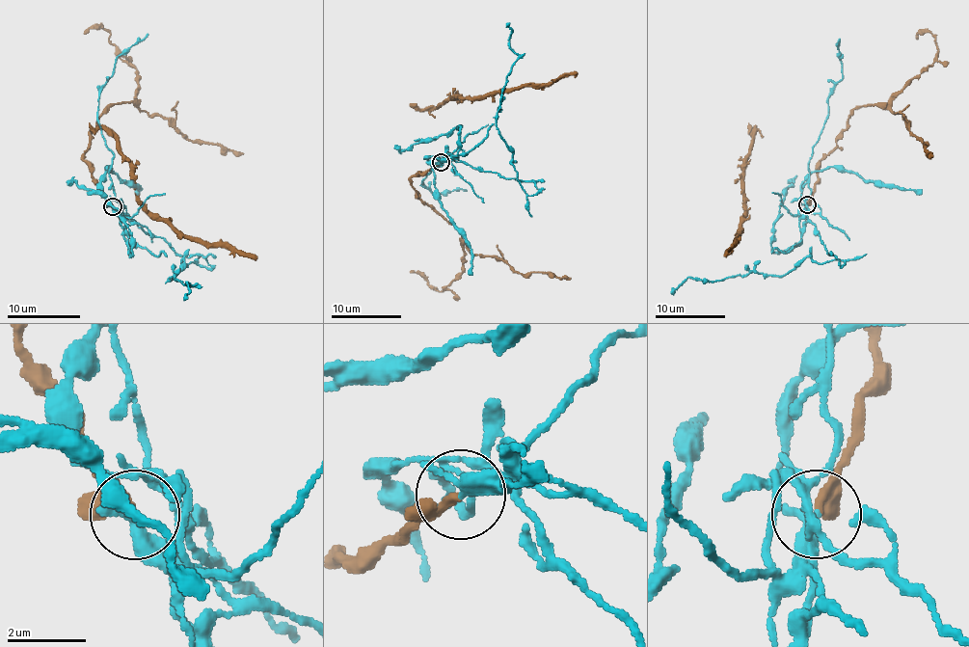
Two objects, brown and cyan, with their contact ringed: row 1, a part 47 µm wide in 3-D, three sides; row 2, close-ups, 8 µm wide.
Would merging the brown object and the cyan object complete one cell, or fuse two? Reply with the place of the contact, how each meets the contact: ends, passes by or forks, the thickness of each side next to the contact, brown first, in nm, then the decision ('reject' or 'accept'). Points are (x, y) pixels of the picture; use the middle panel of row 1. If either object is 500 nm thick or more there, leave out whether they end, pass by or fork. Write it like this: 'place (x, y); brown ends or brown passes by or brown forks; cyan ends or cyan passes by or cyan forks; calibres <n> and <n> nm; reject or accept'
place (441, 162); brown ends; cyan passes by; calibres 200 and 260 nm; reject

